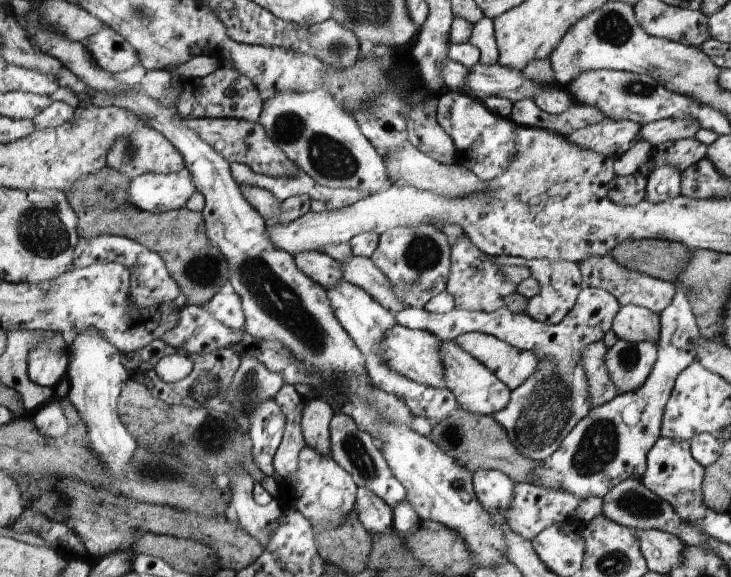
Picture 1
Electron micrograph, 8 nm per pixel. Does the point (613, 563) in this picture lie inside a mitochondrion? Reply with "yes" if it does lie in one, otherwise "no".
yes

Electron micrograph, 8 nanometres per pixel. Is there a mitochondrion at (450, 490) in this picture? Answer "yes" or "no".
no

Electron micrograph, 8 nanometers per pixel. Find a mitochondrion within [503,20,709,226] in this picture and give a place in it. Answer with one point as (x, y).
(641, 90)

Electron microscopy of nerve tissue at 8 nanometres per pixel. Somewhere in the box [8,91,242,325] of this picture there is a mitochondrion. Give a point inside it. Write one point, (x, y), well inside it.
(40, 231)

